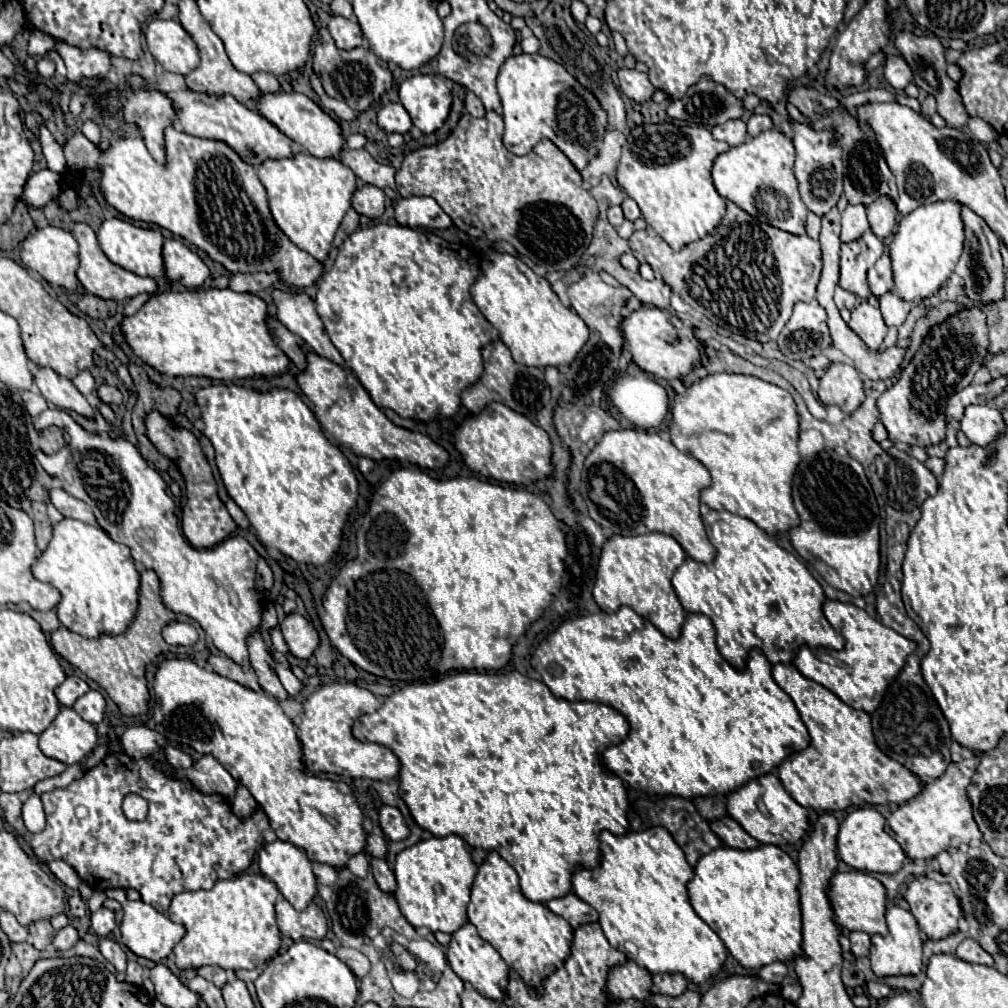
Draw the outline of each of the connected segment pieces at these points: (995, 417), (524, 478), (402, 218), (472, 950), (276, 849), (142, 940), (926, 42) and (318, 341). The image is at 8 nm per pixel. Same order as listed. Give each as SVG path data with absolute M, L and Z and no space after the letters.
M970 404L960 420L960 430L972 444L988 446L1004 434L1004 420L1000 410L990 404Z
M494 402L480 414L466 418L464 424L456 430L454 442L466 464L486 478L528 486L554 476L552 442L546 430L504 404Z
M400 198L394 202L396 222L410 228L444 230L452 226L450 216L438 206L434 198Z
M468 922L464 924L460 930L456 930L452 934L450 946L448 946L448 962L452 966L452 970L460 976L460 980L470 982L474 986L476 992L482 992L482 996L490 998L490 1000L504 1000L506 998L506 986L508 986L508 964L502 960L502 956L486 942L478 936L476 928Z
M276 840L276 842L268 842L260 848L258 852L258 864L260 864L260 870L262 874L274 882L278 886L278 890L282 892L282 896L296 908L296 910L304 910L312 898L316 896L316 876L312 872L312 862L308 860L306 852L302 848L296 848L294 844L290 842L282 842L282 840Z
M124 900L122 902L122 910L124 910L124 918L120 922L122 942L136 956L148 958L152 962L162 962L172 952L172 948L182 940L182 936L184 936L184 926L182 924L174 924L166 914L160 914L156 908L152 908L150 904L146 904L142 900L138 900L138 902Z
M900 30L900 34L894 38L894 46L900 52L900 56L906 60L906 64L912 68L914 84L918 88L924 88L928 94L936 96L938 112L940 116L954 128L962 128L968 122L968 112L962 104L962 98L958 94L958 84L950 80L946 74L946 60L944 60L944 48L936 36L916 36L910 30Z
M274 290L272 296L276 306L276 318L292 334L300 336L314 354L346 368L340 352L330 342L330 338L326 338L326 328L320 316L316 314L314 302L306 294L288 294L282 290Z

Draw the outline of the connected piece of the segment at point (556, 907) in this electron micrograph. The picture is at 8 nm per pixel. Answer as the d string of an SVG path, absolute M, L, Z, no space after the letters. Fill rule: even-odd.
M570 892L564 898L550 900L546 906L554 914L562 916L572 928L578 928L582 924L590 924L590 922L596 922L598 920L598 912L590 904L586 904L584 900L580 900L574 892ZM590 908L592 908L592 916L590 916Z

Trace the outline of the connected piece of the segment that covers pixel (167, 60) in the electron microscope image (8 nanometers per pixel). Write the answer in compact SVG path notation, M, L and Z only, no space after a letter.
M152 20L144 32L150 54L174 74L188 74L200 64L198 48L176 20Z

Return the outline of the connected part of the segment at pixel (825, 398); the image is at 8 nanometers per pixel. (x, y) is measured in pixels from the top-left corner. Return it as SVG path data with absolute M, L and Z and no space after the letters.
M832 362L820 378L818 398L824 404L836 404L844 414L852 414L864 400L860 374L846 362Z

